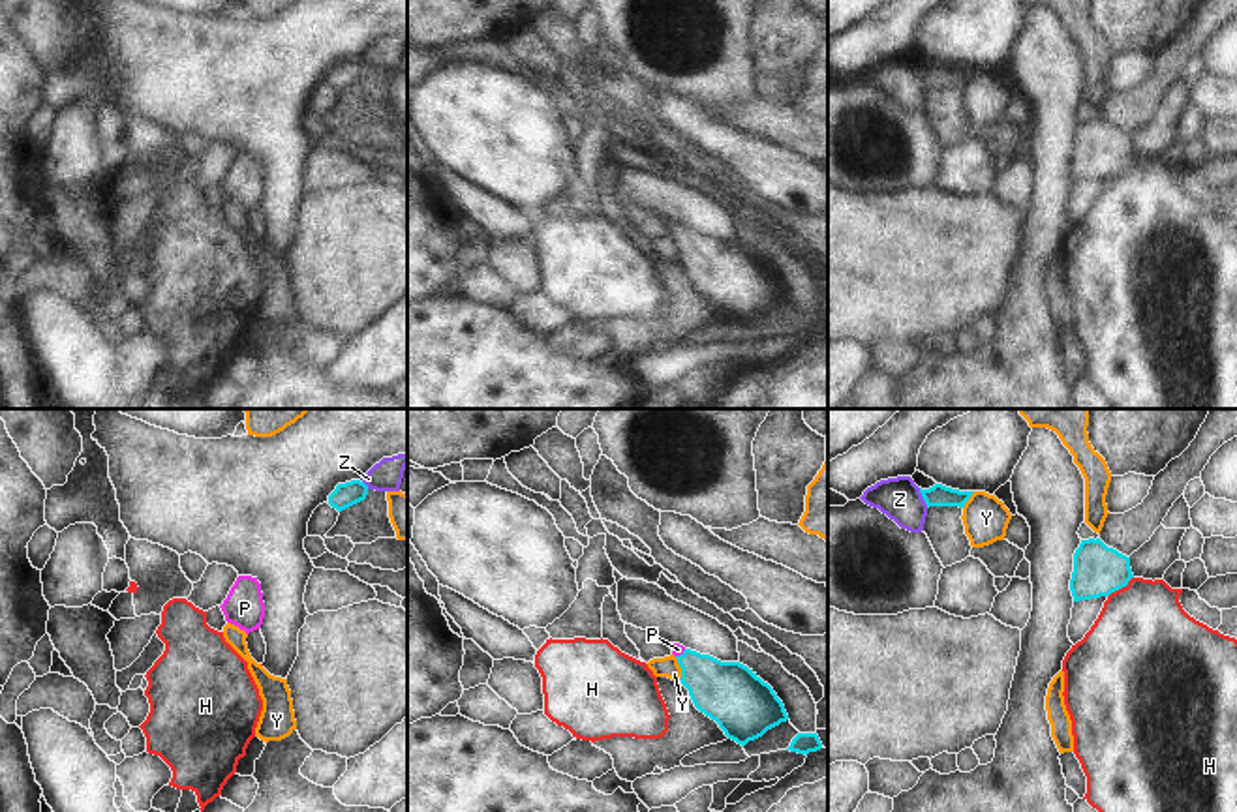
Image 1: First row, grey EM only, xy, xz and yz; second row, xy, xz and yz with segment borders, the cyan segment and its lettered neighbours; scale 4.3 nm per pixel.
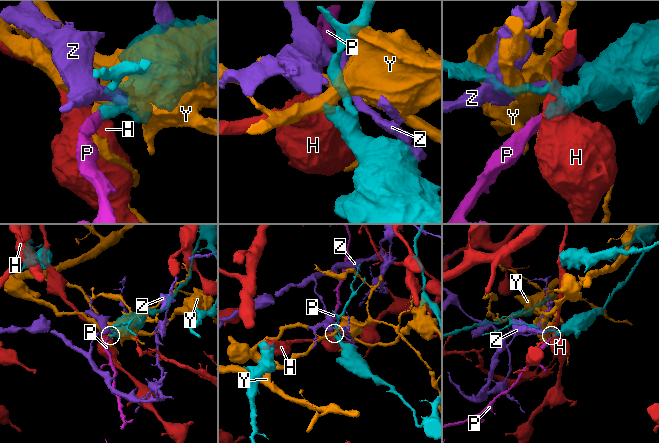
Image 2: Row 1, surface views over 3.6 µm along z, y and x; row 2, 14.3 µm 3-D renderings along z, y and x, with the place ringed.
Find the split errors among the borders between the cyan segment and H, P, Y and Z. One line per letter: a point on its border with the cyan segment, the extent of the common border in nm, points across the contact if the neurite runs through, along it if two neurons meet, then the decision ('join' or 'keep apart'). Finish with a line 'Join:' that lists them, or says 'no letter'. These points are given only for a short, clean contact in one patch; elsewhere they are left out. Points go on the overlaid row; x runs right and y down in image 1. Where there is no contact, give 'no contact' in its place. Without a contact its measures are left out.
H: contact yz (1121, 587); length 140 nm; keep apart
P: contact xz (680, 655); length 60 nm; way xz (723, 691), (680, 655), (678, 649); join
Y: contact xz (680, 666); length 110 nm; keep apart
Z: contact yz (922, 496); length 100 nm; keep apart
Join: P

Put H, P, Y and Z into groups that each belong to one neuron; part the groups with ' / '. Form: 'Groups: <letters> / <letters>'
Groups: H / P / Y / Z

